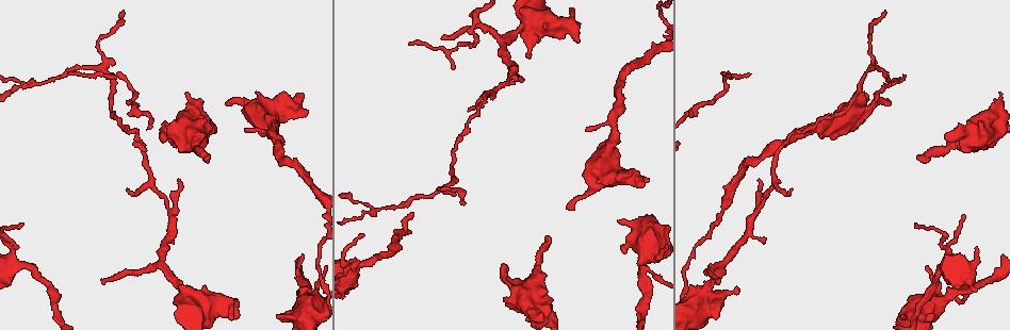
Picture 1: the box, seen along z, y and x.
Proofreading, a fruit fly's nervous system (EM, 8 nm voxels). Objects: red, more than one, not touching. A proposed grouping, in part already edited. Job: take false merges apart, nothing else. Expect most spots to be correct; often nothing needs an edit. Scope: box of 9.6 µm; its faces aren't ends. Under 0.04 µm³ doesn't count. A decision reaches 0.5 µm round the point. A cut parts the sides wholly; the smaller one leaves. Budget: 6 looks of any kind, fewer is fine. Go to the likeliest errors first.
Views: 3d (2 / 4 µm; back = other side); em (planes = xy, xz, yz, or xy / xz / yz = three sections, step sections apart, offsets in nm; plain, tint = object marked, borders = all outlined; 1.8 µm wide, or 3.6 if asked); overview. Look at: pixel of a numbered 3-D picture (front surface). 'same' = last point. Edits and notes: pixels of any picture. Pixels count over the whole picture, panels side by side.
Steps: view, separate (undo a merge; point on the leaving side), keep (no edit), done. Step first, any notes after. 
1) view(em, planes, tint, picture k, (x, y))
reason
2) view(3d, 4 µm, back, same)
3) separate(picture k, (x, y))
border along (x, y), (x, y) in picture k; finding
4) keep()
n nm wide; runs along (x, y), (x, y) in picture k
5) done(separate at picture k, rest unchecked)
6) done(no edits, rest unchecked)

view(3d, 4 µm, picture 1, (829, 125))
sudden change in width

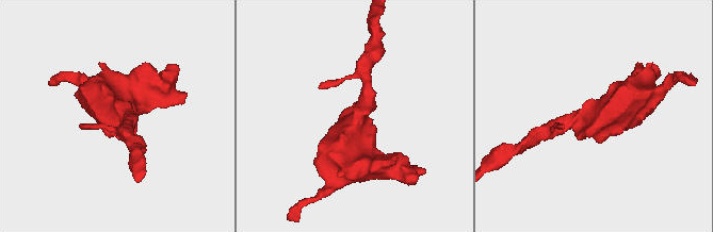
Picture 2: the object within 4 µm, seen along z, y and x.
view(em, planes, borders, picture 2, (357, 119))
arms of 220, 550 nm; now the EM

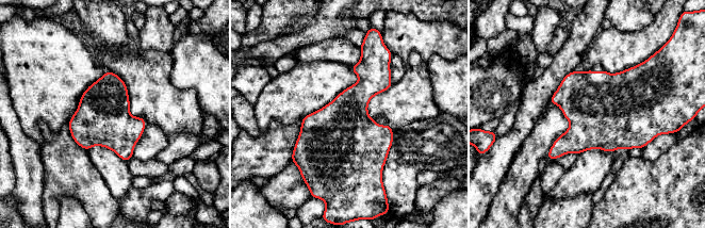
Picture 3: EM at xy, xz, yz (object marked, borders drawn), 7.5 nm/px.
keep()
continuous, no second neuron

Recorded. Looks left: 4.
view(3d, 4 µm, picture 1, (991, 126))
thick turns thin

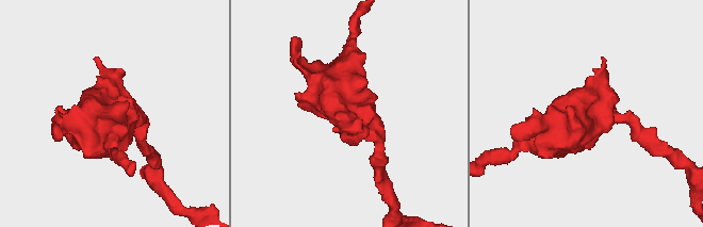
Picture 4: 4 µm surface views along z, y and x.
view(em, 3.6 µm, xy, step 4, tint, picture 4, (588, 116))
need the tissue

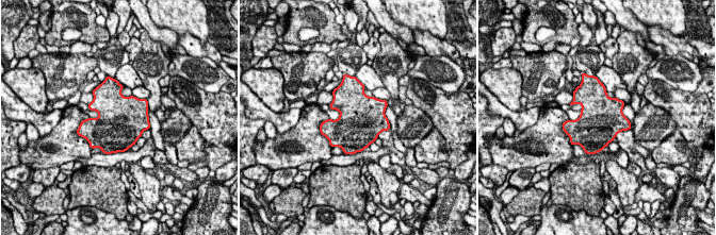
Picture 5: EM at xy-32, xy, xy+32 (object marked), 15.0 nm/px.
view(em, 3.6 µm, planes, tint, same)
cut it another way

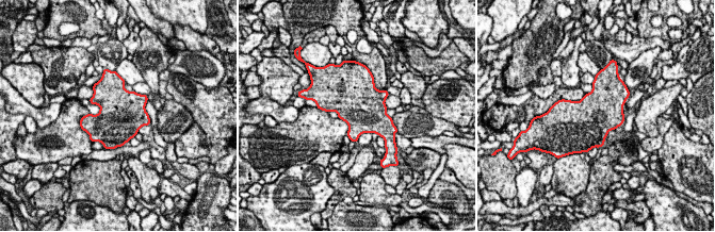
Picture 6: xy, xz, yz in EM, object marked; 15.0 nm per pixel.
keep()
650 nm wide; one neuron here

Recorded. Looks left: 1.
done(no edits, rest unchecked)

